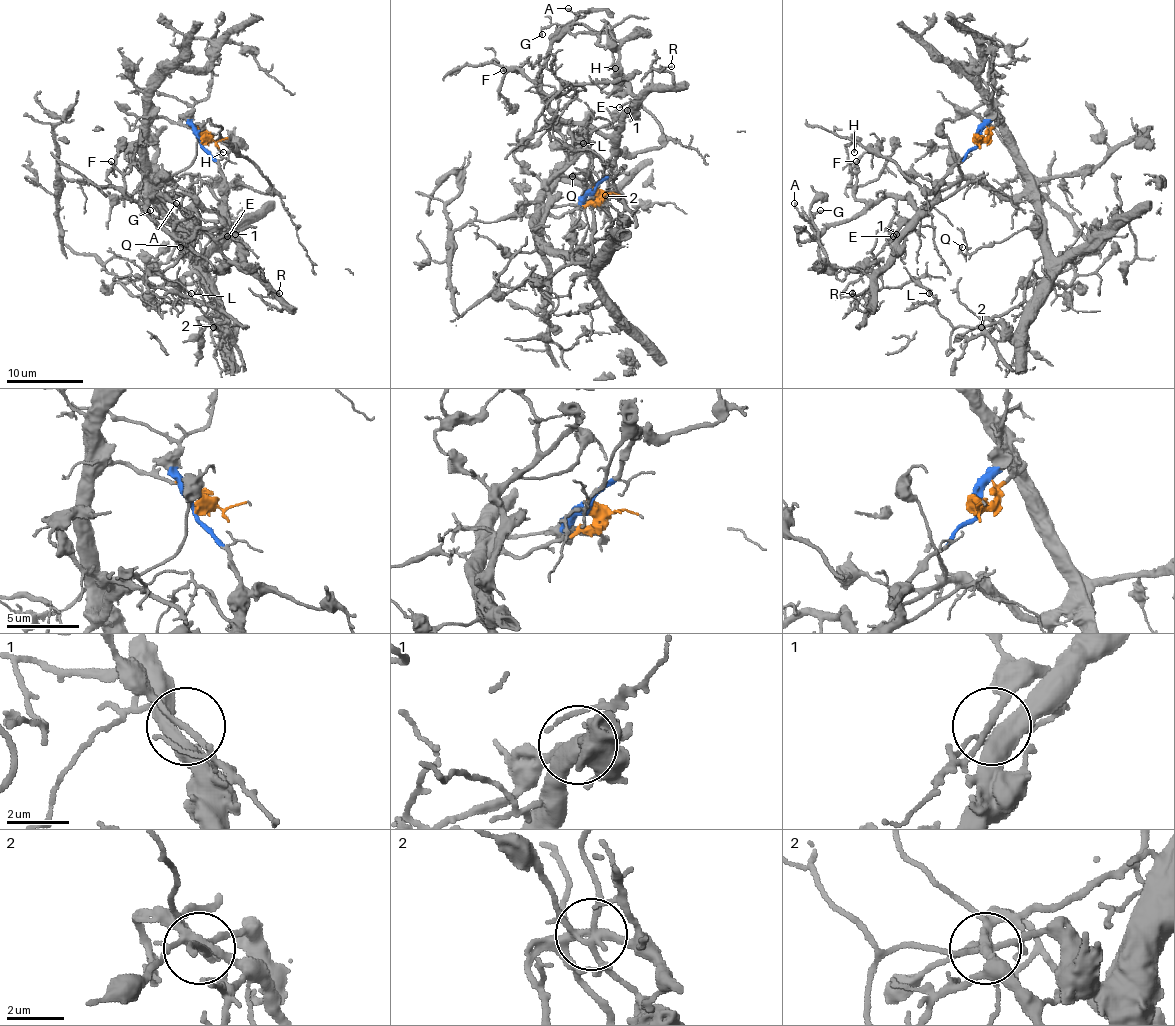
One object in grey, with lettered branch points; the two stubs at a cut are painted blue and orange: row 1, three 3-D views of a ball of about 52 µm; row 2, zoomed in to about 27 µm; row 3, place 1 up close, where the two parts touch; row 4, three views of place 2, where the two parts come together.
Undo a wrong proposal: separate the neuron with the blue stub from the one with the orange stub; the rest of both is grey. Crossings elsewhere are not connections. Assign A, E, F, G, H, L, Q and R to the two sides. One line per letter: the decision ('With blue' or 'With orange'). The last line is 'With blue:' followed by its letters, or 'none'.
A: With blue
E: With orange
F: With blue
G: With blue
H: With blue
L: With orange
Q: With orange
R: With blue
With blue: A, F, G, H, R

